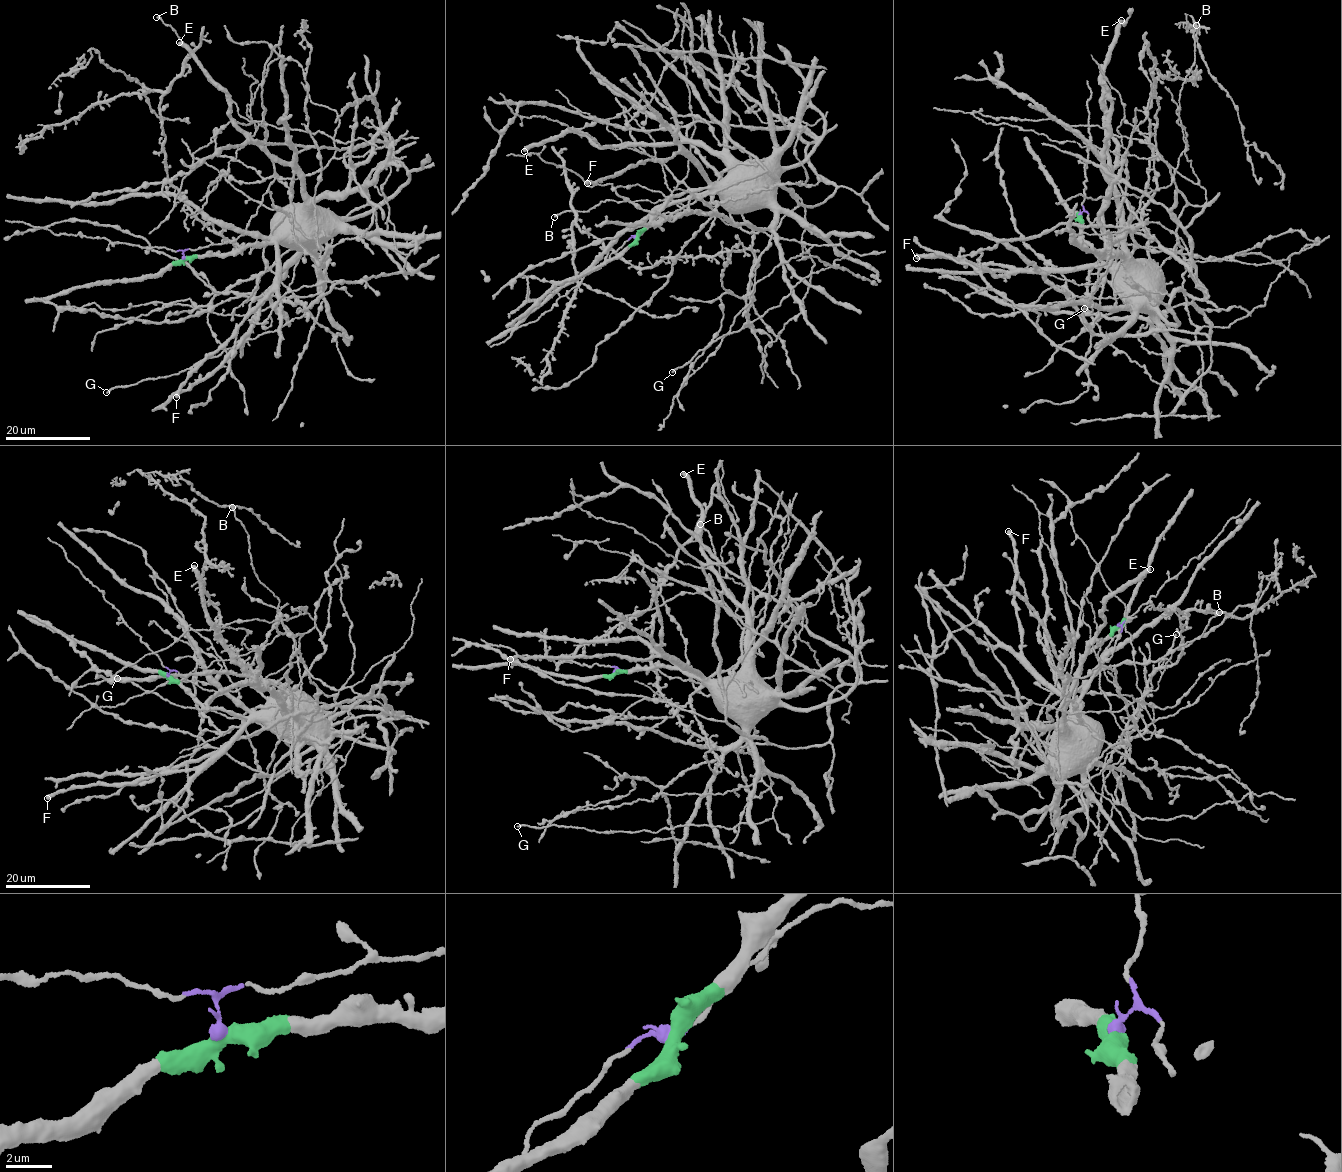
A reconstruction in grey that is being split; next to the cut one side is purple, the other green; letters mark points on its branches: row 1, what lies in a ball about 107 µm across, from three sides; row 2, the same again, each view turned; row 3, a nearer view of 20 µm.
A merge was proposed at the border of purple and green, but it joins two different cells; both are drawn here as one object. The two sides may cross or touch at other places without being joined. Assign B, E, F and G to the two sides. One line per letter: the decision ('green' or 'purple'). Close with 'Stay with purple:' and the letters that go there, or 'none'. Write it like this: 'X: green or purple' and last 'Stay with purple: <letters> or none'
B: purple
E: green
F: green
G: purple
Stay with purple: B, G

